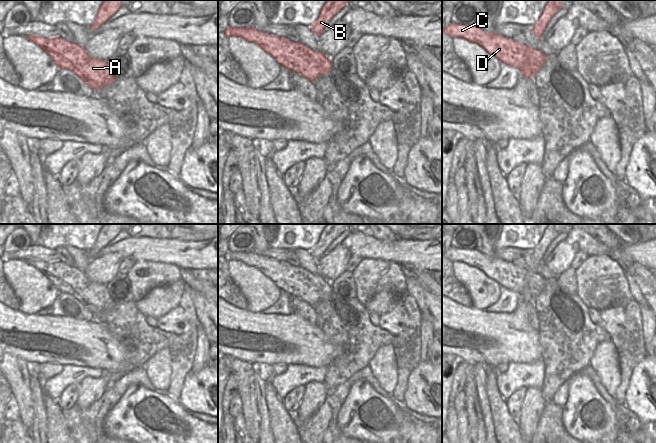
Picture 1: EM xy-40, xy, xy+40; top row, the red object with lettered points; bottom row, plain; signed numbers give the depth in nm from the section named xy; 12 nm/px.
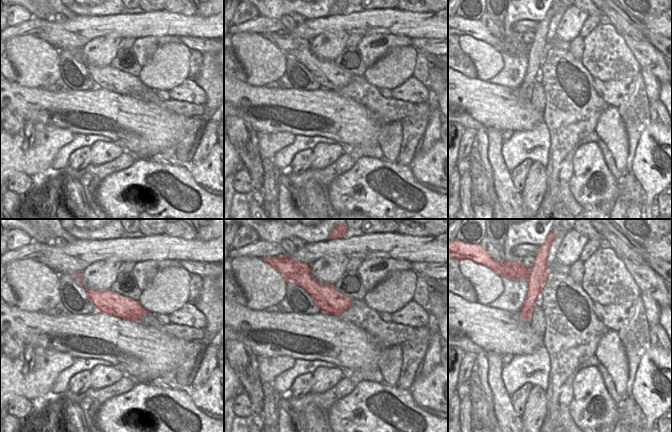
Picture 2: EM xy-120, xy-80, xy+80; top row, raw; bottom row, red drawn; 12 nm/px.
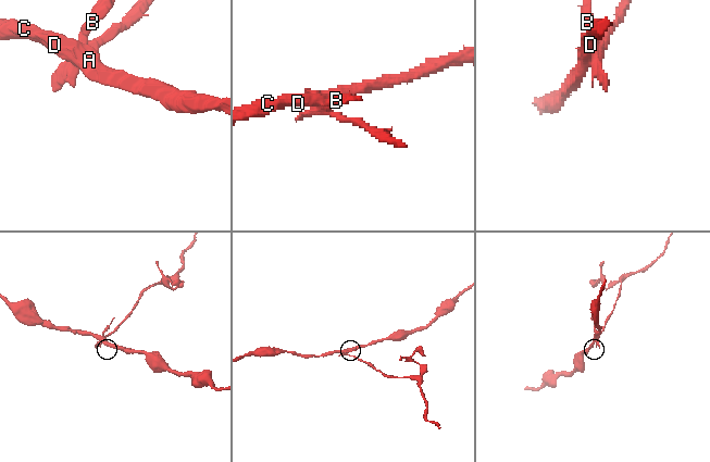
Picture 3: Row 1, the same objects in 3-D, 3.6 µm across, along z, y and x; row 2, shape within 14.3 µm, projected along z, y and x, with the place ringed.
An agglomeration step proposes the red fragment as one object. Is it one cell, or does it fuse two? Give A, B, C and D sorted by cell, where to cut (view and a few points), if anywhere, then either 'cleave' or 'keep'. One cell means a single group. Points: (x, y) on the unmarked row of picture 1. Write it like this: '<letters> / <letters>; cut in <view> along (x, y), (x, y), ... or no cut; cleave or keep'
A C D / B; cut in xy+40 along (542, 277), (539, 284), (530, 288), (532, 301); cleave

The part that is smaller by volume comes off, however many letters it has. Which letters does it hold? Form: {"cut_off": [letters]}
{"cut_off": ["B"]}

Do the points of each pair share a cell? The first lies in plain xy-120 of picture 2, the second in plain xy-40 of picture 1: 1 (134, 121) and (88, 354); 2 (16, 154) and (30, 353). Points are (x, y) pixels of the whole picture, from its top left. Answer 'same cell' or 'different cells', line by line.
1: same cell
2: different cells

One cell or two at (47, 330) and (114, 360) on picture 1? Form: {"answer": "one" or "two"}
{"answer": "one"}

